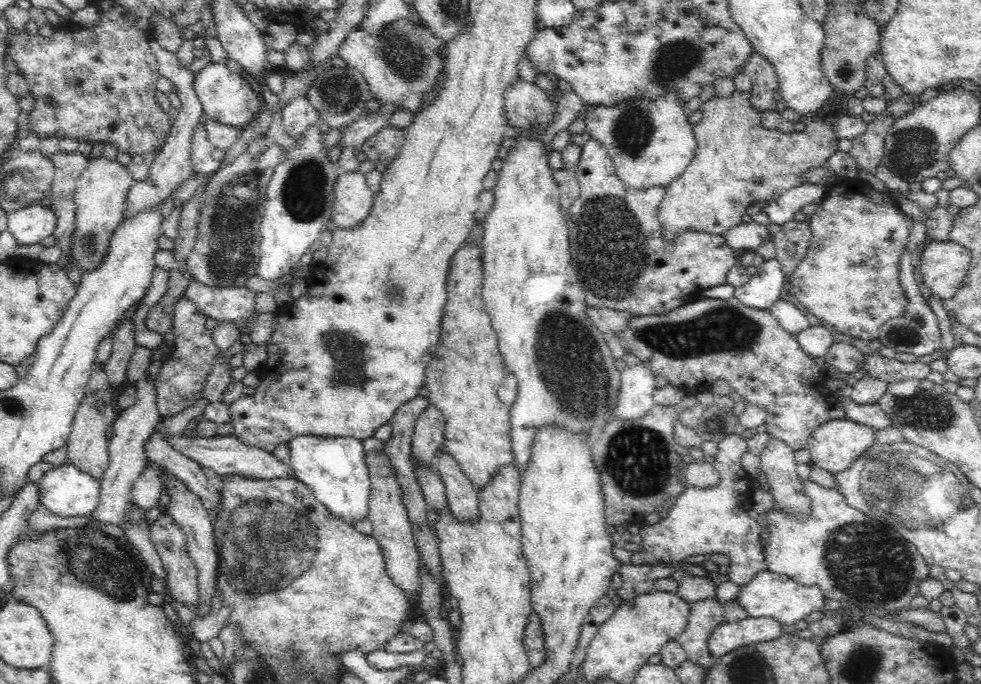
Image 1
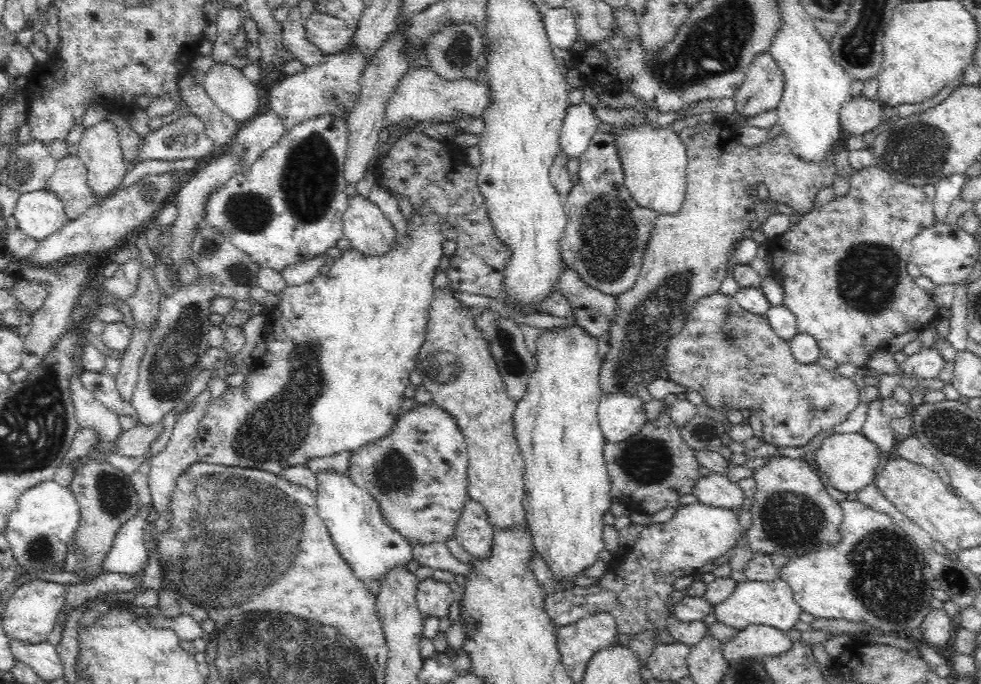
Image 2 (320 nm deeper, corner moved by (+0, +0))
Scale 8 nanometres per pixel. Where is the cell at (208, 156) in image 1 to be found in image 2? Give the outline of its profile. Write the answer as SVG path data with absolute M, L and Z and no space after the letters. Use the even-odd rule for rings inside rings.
M189 113L145 136L138 157L128 164L127 172L145 161L199 160L205 159L212 151L213 143L206 135L202 119Z

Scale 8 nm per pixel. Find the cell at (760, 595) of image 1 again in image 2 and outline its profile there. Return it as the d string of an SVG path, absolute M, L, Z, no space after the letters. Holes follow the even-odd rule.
M776 579L772 582L747 581L738 583L735 591L726 600L713 605L712 613L716 621L739 632L750 625L766 625L785 633L797 627L801 610L798 603L794 602L790 585L785 580Z

